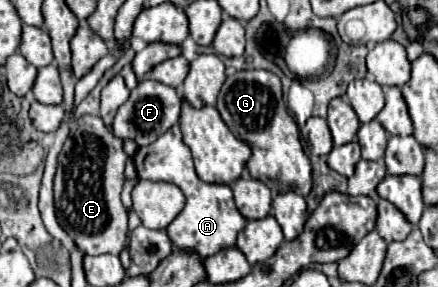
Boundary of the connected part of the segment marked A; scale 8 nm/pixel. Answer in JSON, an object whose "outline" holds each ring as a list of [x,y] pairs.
{"outline":[[[172,126],[154,144],[138,148],[132,160],[136,164],[136,172],[140,178],[168,180],[176,184],[186,196],[184,210],[166,228],[174,246],[188,252],[198,252],[202,258],[208,258],[216,254],[218,250],[236,244],[236,236],[246,226],[246,218],[238,212],[228,184],[208,184],[198,178],[194,170],[194,162],[192,162],[192,152],[182,142],[182,134],[178,126]]]}

